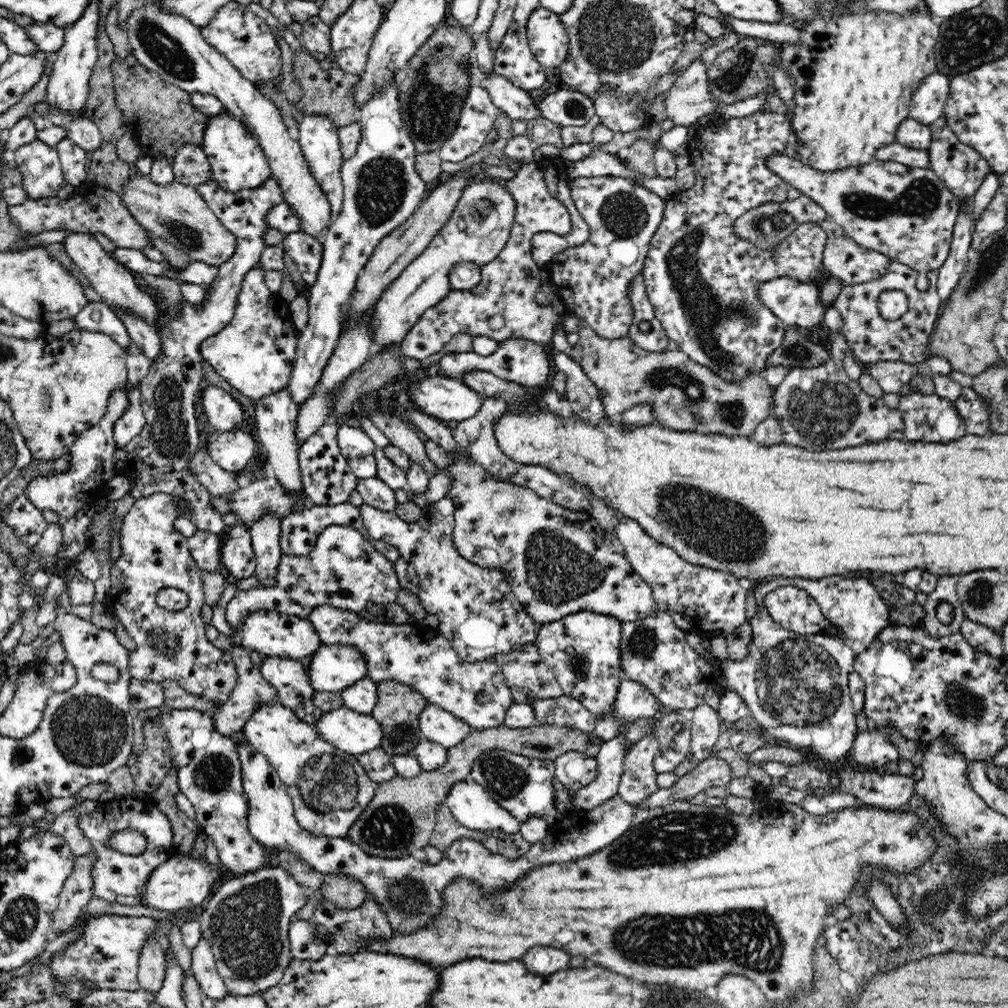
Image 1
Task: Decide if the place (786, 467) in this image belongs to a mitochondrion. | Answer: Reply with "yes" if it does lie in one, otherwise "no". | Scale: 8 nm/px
no

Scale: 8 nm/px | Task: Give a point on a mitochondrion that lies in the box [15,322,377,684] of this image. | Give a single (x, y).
(169, 434)

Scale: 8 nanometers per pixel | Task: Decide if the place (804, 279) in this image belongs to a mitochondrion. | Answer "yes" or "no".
no

